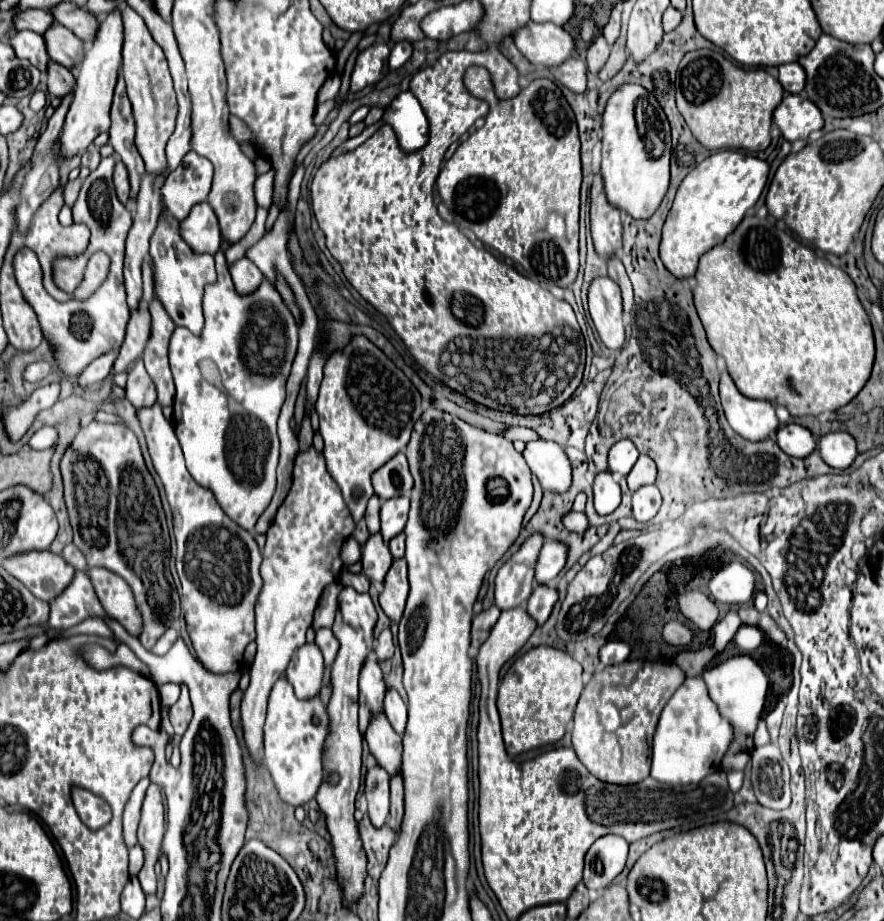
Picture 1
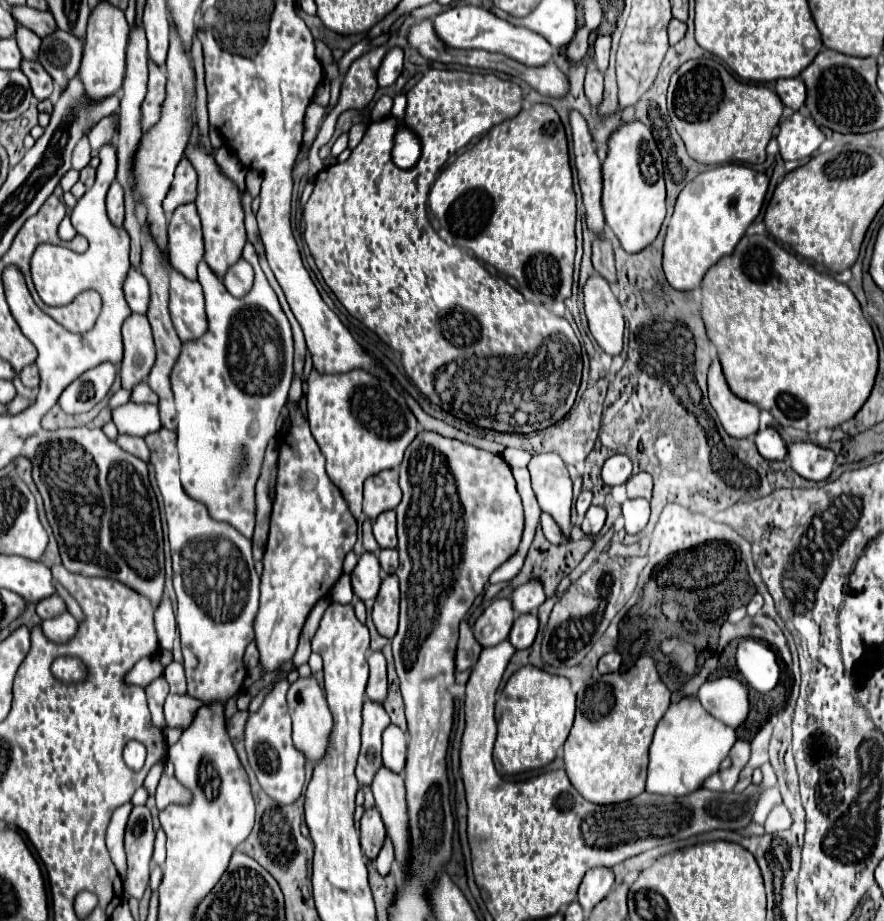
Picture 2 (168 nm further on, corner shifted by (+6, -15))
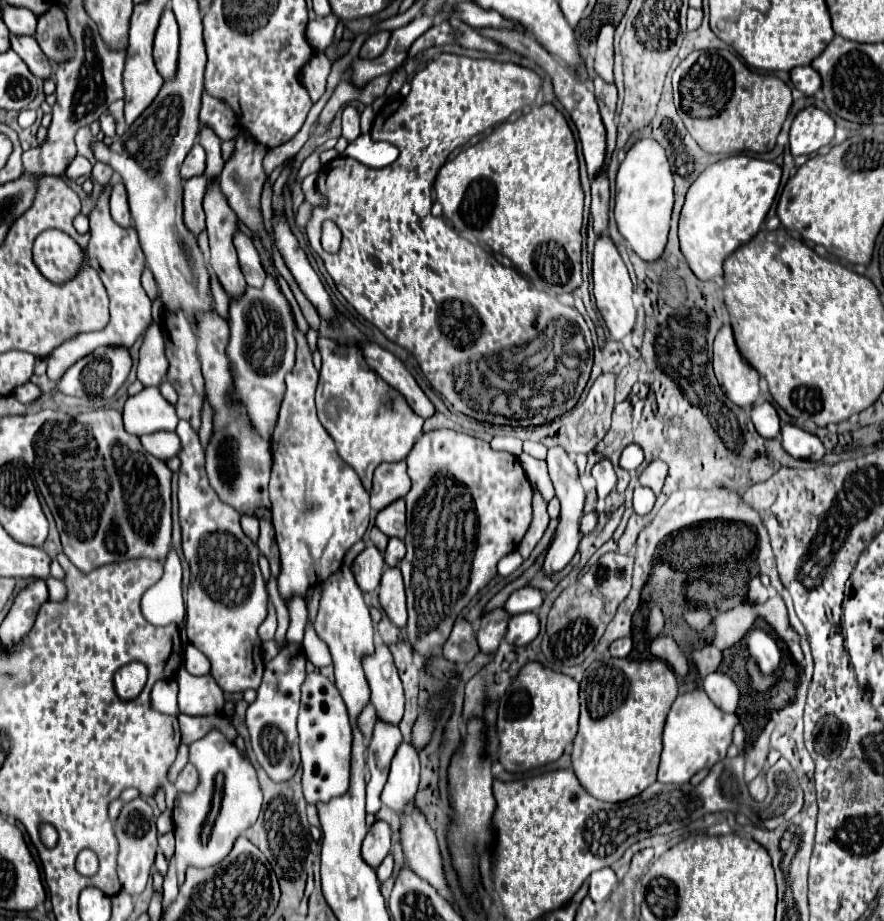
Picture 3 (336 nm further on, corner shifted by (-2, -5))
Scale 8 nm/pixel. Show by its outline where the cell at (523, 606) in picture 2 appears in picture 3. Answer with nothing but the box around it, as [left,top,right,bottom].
[505,586,543,614]

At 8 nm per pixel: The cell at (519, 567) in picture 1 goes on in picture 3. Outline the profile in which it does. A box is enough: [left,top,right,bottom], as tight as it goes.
[477,608,511,654]

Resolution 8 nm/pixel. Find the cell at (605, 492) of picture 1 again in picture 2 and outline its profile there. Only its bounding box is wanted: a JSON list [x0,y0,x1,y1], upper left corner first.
[581,506,605,536]

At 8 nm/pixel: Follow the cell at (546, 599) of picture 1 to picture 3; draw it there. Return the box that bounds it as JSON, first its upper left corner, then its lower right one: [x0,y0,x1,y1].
[505,612,539,646]

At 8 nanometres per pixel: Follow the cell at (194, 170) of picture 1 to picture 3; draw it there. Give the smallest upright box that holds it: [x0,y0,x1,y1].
[181,144,207,182]

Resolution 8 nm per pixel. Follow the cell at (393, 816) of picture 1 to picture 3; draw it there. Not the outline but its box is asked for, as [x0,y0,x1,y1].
[377,854,393,882]

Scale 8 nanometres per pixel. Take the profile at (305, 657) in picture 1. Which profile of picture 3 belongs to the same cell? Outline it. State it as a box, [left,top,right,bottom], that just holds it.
[297,670,351,804]

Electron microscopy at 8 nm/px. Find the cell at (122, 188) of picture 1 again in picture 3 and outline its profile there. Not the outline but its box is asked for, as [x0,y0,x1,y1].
[109,182,131,228]

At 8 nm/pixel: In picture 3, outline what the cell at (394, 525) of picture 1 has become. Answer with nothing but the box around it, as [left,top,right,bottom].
[375,498,405,538]

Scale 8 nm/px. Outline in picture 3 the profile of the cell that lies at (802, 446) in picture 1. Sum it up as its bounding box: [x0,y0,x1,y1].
[751,402,781,440]

